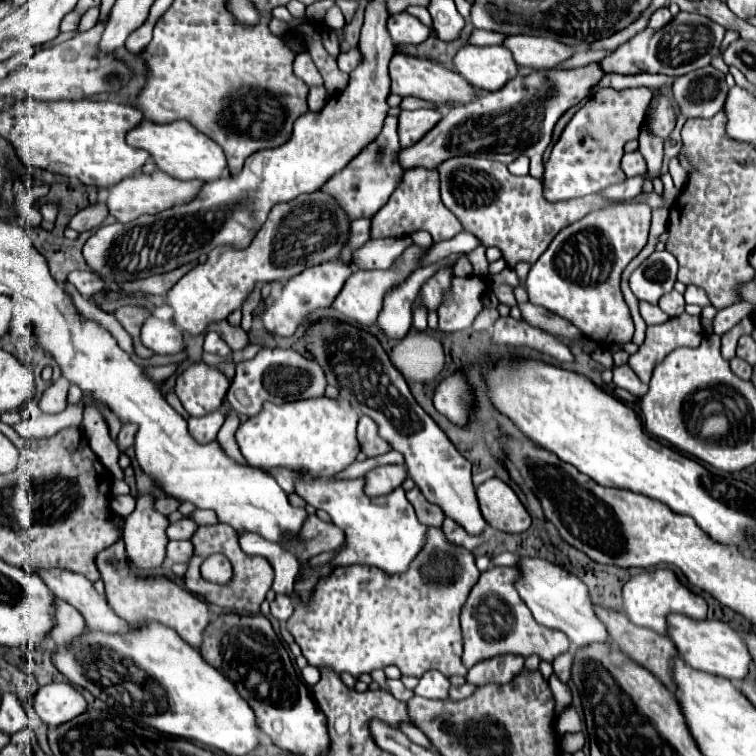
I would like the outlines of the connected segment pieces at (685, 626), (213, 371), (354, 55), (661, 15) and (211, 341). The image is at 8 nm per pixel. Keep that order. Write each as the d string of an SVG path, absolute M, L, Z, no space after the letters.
M670 615L670 639L678 643L678 651L682 651L682 659L698 671L712 673L718 677L726 677L730 681L740 681L748 675L752 665L752 655L746 647L746 641L724 621L694 621L684 615Z
M198 361L178 375L174 389L188 415L200 417L222 405L228 387L230 381L218 367Z
M358 49L340 53L340 57L338 57L338 67L340 67L340 71L344 71L344 73L354 71L358 63L360 63L360 51L358 51Z
M662 7L662 9L658 9L652 17L650 17L650 21L648 21L648 27L652 27L654 31L658 31L658 29L662 29L668 21L672 19L672 15L670 15L670 11L668 11L668 7Z
M208 331L206 333L206 341L204 341L204 351L206 353L216 353L220 357L226 357L230 355L230 347L226 347L226 343L216 335L216 331Z

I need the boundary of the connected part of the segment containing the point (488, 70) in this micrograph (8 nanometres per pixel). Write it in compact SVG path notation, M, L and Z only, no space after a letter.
M466 45L456 53L452 65L468 83L484 91L498 91L506 81L518 75L518 65L502 45Z

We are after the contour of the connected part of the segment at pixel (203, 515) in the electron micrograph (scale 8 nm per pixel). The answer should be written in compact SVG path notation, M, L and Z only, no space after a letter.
M194 511L194 513L190 513L190 519L196 523L196 525L214 525L214 523L218 523L218 519L214 517L214 513L212 511Z

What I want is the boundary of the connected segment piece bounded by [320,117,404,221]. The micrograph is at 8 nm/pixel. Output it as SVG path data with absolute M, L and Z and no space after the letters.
M386 117L384 127L382 127L380 135L374 139L374 143L370 141L342 171L338 171L332 179L328 179L320 189L322 193L326 193L338 201L340 209L346 213L346 217L350 221L360 219L360 217L364 217L364 219L374 217L376 211L386 205L386 201L390 199L390 195L402 181L404 167L398 161L398 149L402 149L402 147L398 141L396 127L398 127L396 117Z

